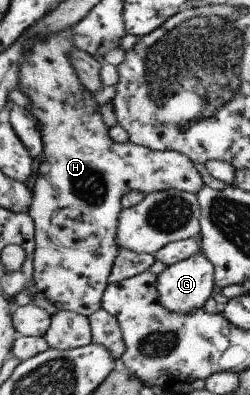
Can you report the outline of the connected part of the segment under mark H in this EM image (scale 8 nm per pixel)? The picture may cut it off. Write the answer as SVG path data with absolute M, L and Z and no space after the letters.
M73 27L51 33L43 40L29 39L24 44L23 60L18 66L17 88L30 100L27 110L38 122L43 143L33 196L27 209L35 229L34 283L38 292L43 293L59 311L73 311L89 318L102 308L102 296L109 284L108 276L119 254L117 227L123 209L123 195L133 191L148 195L169 189L197 195L205 184L193 161L179 151L154 151L112 139L108 133L110 128L100 113L101 106L95 101L93 93L83 86L70 63L70 52L74 48Z

